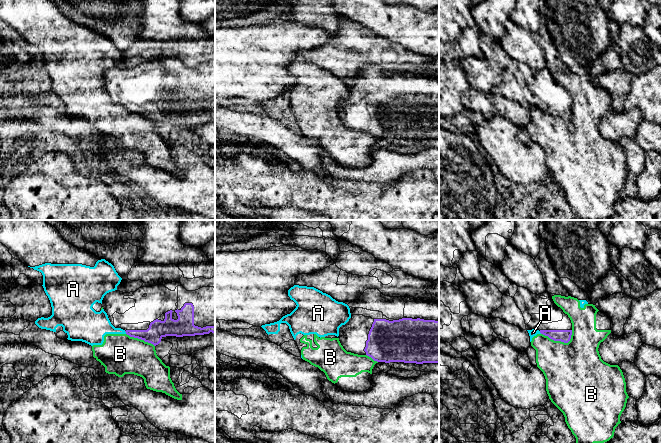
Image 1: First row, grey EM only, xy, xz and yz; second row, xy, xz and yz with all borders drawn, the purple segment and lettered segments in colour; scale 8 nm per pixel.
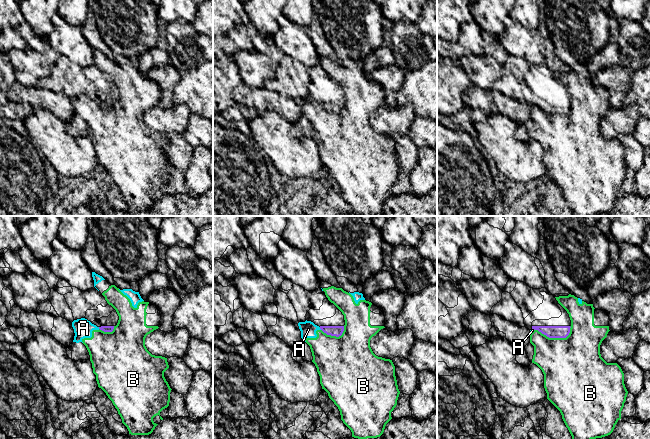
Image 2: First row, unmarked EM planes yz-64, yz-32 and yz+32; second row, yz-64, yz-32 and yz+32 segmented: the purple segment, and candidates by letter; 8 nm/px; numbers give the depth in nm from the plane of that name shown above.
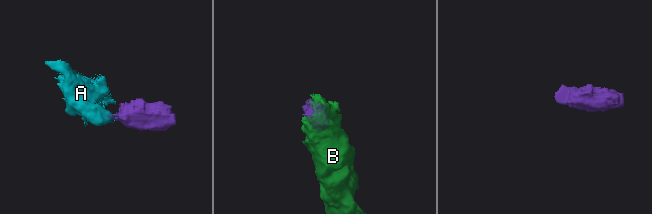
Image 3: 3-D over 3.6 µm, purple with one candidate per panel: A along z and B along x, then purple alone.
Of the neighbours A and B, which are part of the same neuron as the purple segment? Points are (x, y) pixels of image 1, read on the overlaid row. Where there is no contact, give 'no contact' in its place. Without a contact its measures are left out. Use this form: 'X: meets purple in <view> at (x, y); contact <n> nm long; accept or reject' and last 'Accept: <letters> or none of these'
A: meets purple in xy at (125, 331); contact 30 nm long; reject
B: meets purple in yz at (560, 340); contact 260 nm long; reject
Accept: none of these

